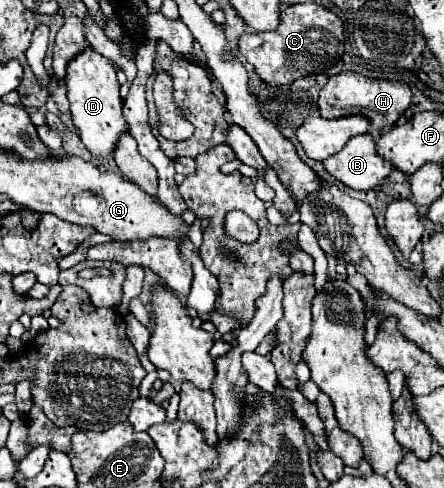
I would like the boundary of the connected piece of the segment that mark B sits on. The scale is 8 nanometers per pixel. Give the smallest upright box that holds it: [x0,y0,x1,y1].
[323,133,393,189]

